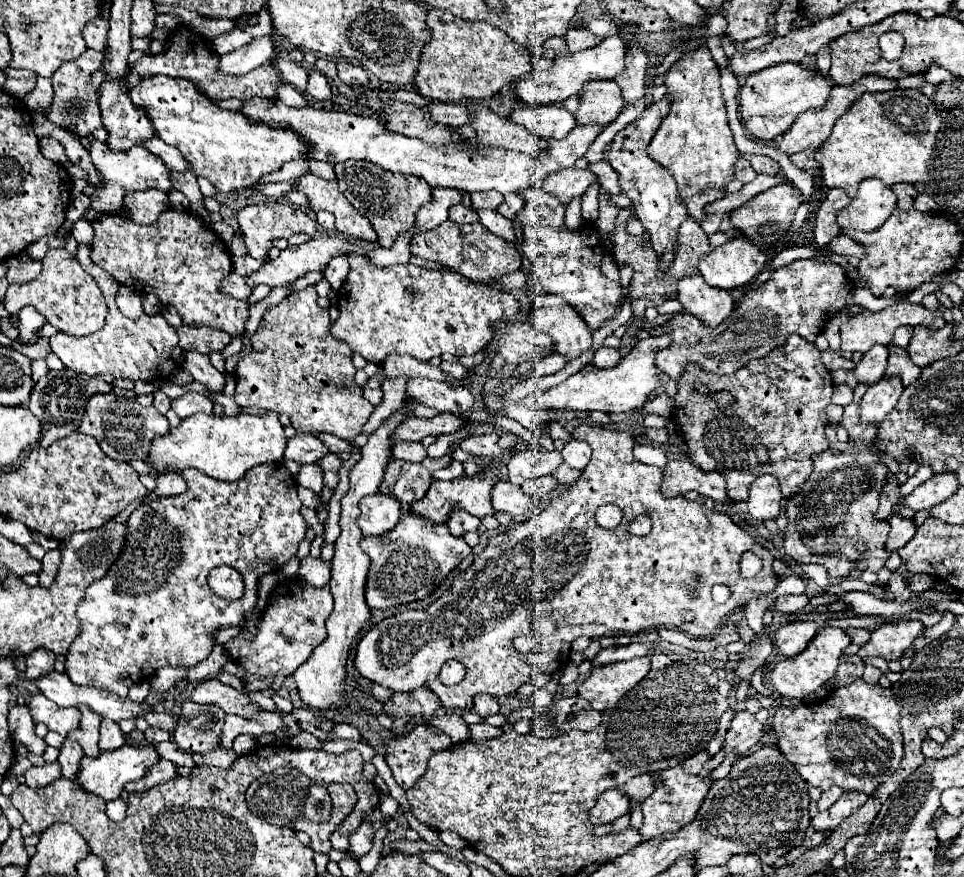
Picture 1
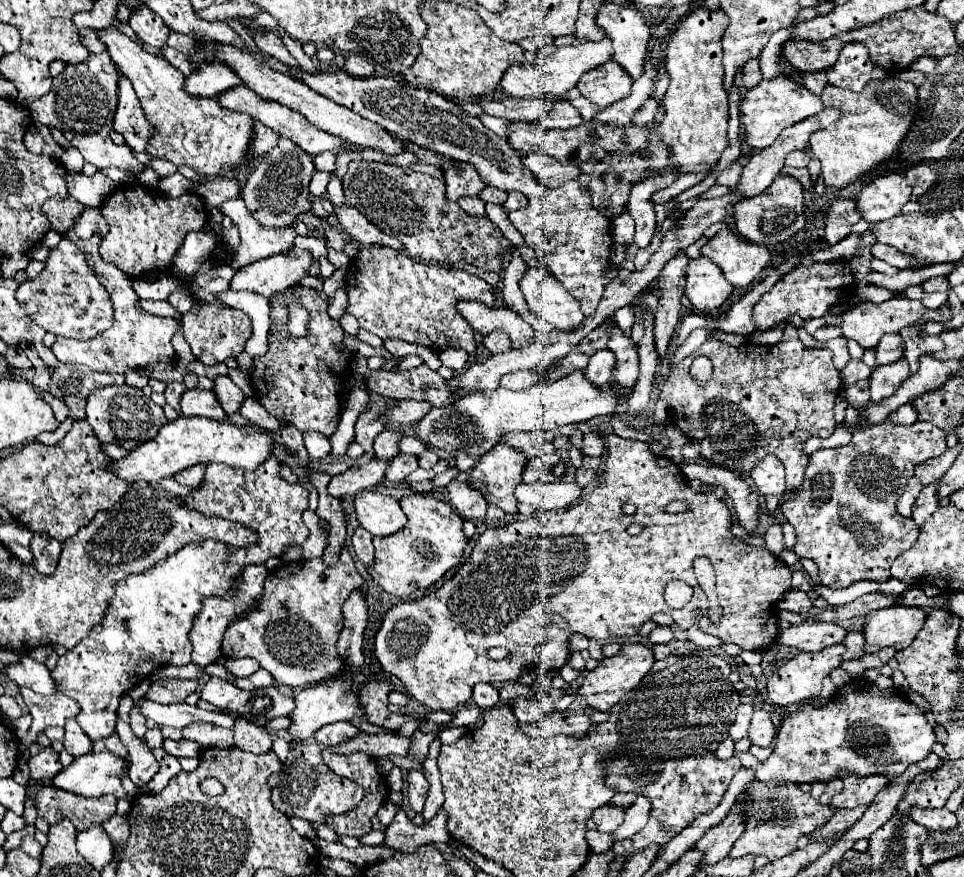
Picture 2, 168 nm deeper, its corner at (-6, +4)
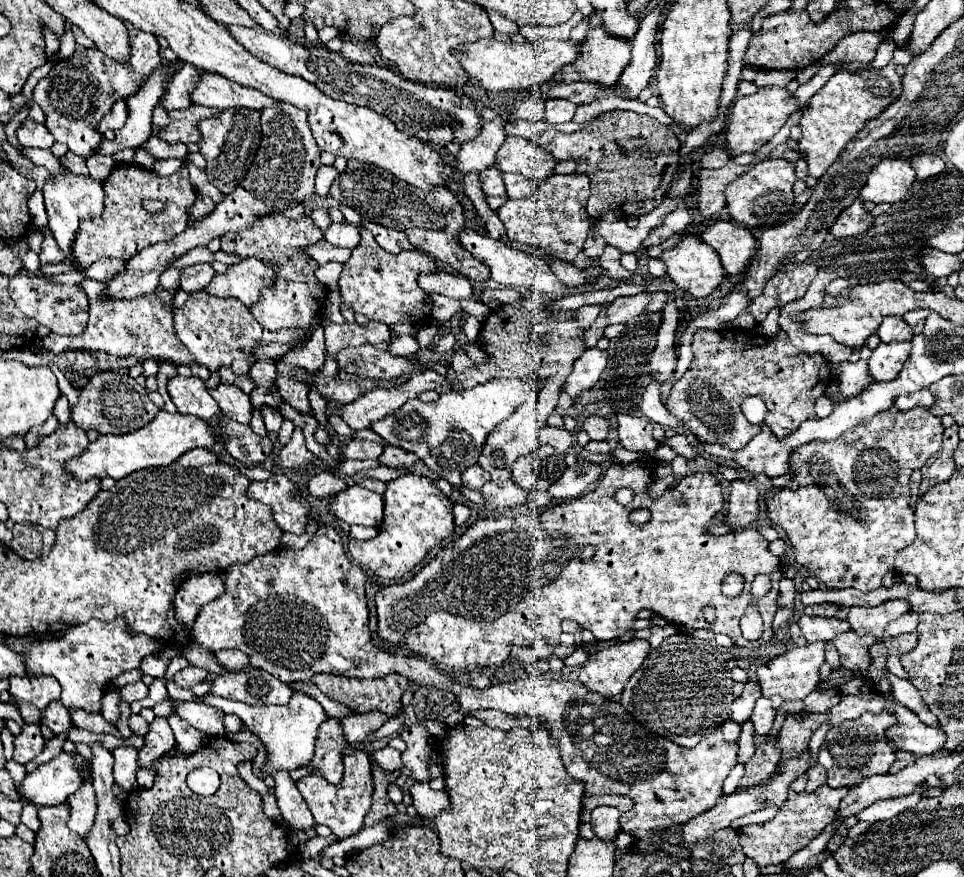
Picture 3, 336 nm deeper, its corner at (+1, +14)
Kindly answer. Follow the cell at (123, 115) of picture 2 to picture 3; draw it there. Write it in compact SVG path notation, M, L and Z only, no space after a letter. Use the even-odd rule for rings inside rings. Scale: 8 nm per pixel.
M120 100L120 102L114 104L112 112L98 122L98 128L96 128L96 130L98 130L100 134L104 134L106 130L118 130L118 128L122 128L122 124L126 122L126 116L128 116L126 100Z

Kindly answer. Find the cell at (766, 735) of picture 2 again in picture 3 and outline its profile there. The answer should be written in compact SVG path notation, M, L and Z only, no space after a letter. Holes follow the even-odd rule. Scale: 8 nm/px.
M760 698L756 702L756 708L754 708L750 720L754 722L754 728L758 734L768 734L772 730L774 716L776 716L776 710L772 708L772 702L768 698Z

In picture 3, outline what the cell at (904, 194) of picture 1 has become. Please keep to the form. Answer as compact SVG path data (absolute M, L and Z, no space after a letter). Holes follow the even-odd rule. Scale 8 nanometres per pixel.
M920 154L920 156L914 156L912 158L912 164L914 164L914 170L916 170L918 180L926 180L926 178L936 176L936 174L942 174L946 170L946 162L940 156L936 156L936 154Z

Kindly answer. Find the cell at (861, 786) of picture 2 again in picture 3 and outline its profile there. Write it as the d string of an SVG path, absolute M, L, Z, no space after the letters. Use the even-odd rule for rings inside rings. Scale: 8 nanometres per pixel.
M866 712L858 720L846 720L844 724L832 726L826 734L826 740L822 744L822 750L818 754L818 762L828 772L828 784L832 788L842 786L858 786L864 778L874 774L886 774L896 760L894 748L890 748L890 742L886 740L886 732L898 724L898 718L890 712ZM864 750L874 750L874 754L868 754Z

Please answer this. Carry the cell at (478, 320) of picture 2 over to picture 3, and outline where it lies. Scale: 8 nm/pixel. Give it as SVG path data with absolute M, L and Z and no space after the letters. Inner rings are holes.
M432 272L432 274L422 274L418 278L420 288L428 294L442 294L448 298L456 298L456 300L468 300L472 298L472 286L466 278L456 276L456 274L448 274L448 272Z

